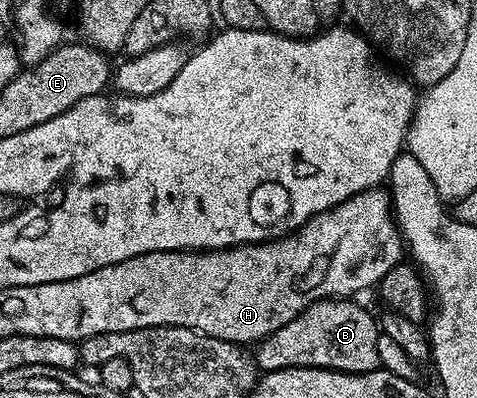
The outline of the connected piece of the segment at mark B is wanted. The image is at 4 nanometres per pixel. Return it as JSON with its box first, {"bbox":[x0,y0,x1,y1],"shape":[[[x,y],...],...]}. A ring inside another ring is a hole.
{"bbox":[253,298,381,372],"shape":[[[351,298],[316,300],[293,322],[281,326],[272,336],[258,341],[253,359],[263,372],[282,368],[333,368],[340,372],[374,372],[380,367],[377,342],[381,329],[375,320]]]}

